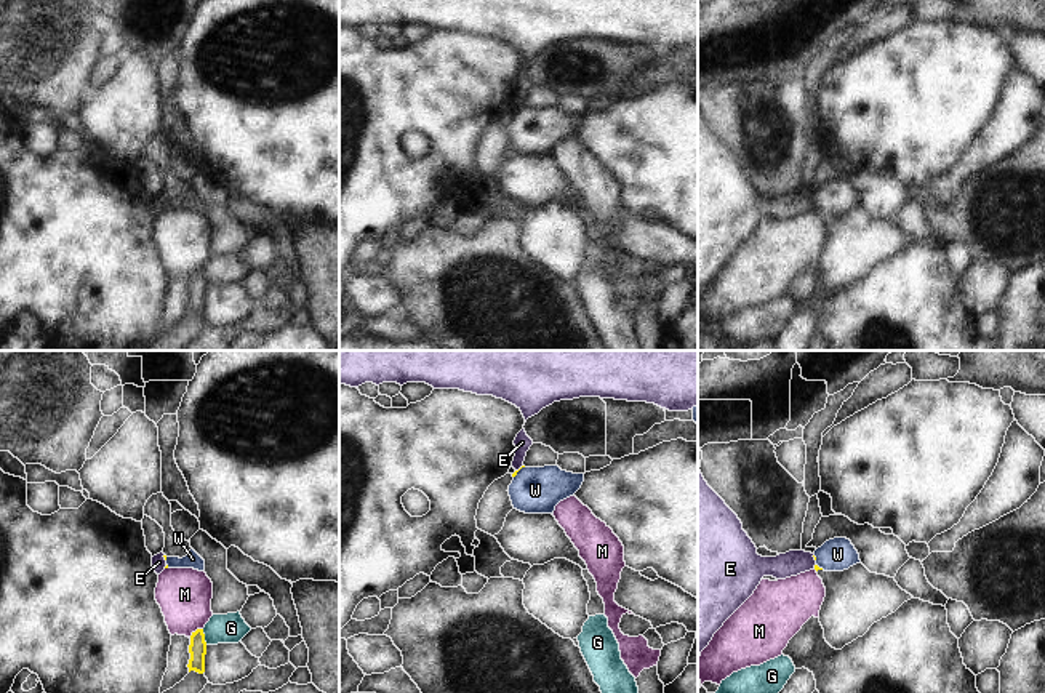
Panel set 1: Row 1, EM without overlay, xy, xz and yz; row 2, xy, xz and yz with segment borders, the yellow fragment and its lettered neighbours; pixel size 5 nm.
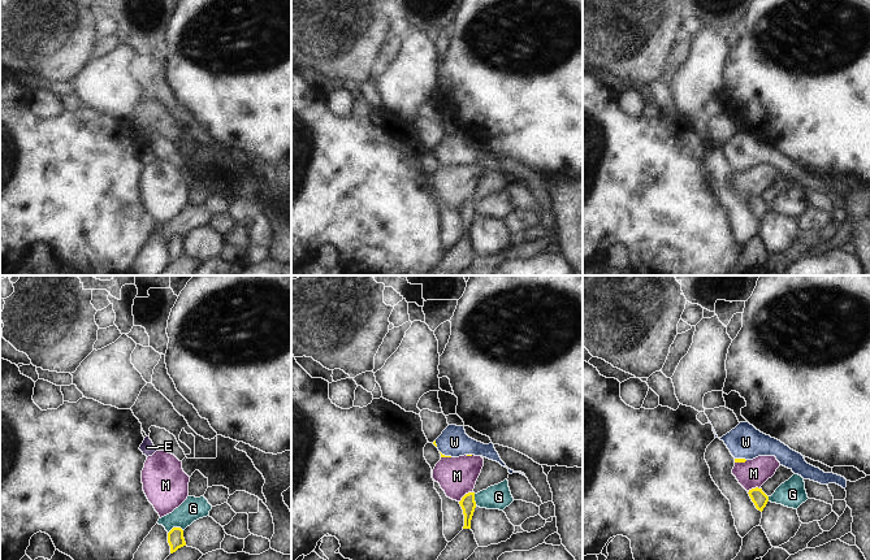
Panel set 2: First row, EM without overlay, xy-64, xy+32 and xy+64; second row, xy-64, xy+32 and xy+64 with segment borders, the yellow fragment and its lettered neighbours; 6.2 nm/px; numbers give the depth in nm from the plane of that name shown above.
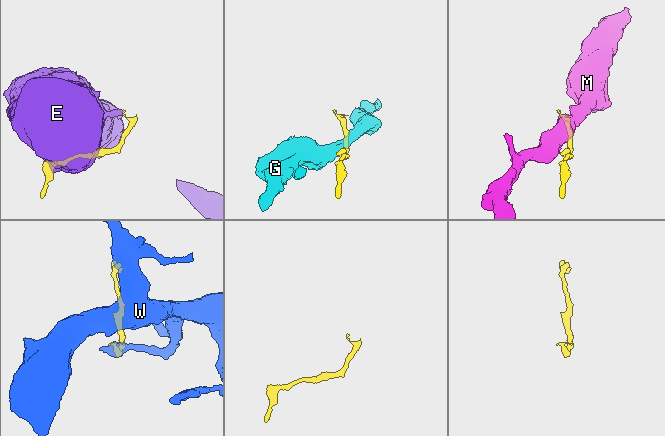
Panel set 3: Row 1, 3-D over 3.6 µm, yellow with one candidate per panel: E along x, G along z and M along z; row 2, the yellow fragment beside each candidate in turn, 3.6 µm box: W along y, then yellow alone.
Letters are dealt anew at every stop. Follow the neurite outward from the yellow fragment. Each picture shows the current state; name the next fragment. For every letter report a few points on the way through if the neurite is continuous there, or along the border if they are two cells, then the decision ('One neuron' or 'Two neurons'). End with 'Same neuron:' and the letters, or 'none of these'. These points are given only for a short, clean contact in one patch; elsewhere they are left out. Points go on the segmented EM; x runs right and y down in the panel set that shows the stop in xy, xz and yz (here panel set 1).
E: Boundary: xz (522, 464), (516, 471). Two neurons
G: Two neurons
M: Boundary: xy (202, 628), (189, 637). Two neurons
W: Path across: xz (514, 474), (517, 471), (535, 490). One neuron
Same neuron: W.

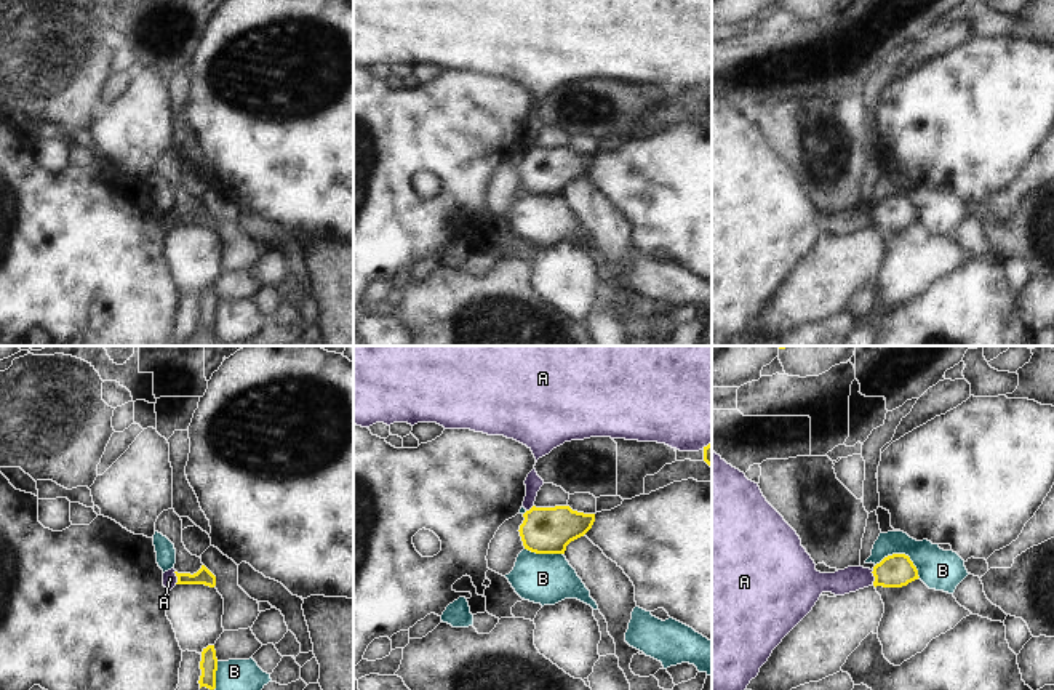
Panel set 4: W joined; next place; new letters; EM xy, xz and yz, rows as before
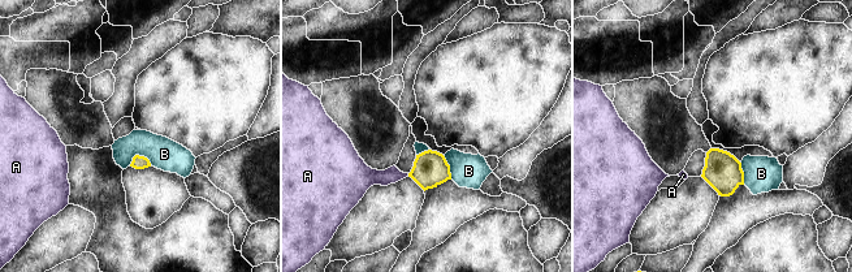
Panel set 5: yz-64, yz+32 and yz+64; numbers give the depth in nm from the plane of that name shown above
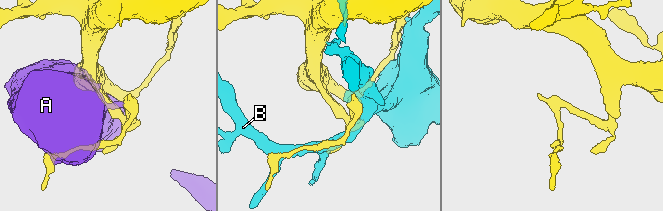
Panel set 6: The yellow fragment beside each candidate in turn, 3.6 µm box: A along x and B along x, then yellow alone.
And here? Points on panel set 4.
A: Two neurons
B: Two neurons
Same neuron: none of these.

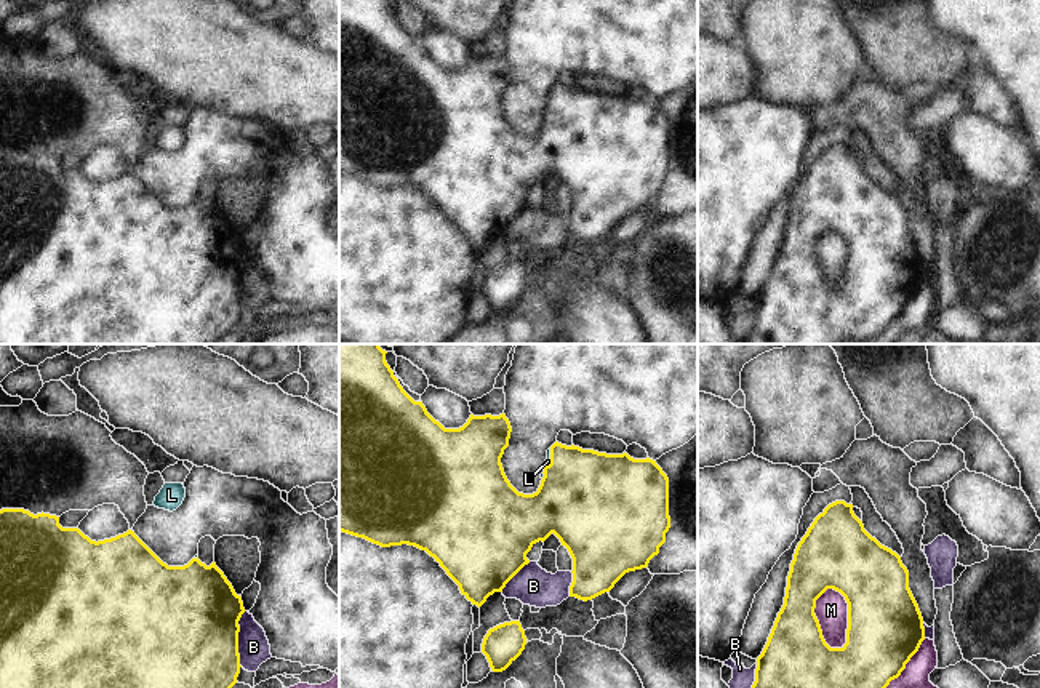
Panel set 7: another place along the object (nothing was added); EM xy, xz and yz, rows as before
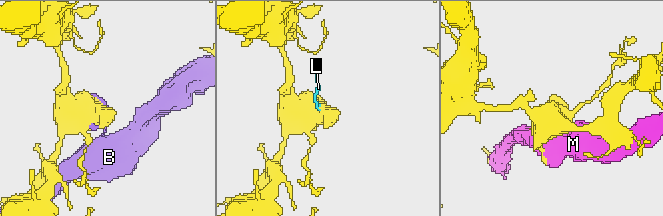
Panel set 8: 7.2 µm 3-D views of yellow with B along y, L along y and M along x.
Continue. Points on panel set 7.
B: Two neurons
L: Path across: xz (584, 495), (551, 458), (548, 461). One neuron
M: Two neurons
Same neuron: L.

